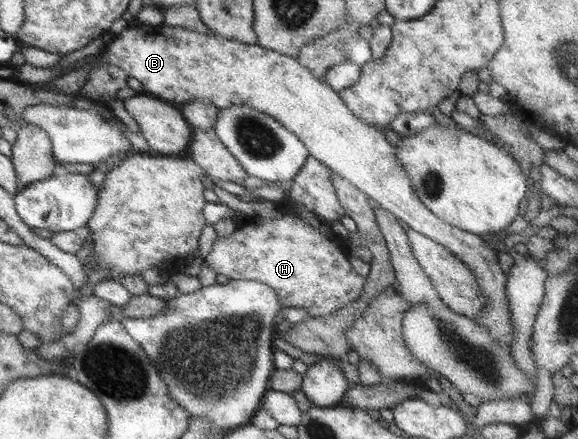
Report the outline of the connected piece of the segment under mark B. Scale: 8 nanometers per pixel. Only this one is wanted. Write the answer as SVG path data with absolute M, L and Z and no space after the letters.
M138 22L136 26L128 27L123 33L112 37L111 42L105 45L101 59L83 64L68 75L47 84L22 83L22 86L33 91L48 90L75 96L85 86L85 79L91 70L103 63L122 69L127 78L137 79L143 84L145 94L177 107L197 100L208 101L219 110L233 105L248 105L276 119L301 140L310 156L346 179L371 200L377 201L402 224L444 245L468 265L478 279L481 295L488 301L480 317L472 320L510 350L512 321L509 298L505 294L508 276L497 264L498 252L487 246L482 236L449 225L429 211L418 199L410 175L397 161L397 151L385 138L384 132L355 117L339 93L326 82L316 79L294 58L215 34L201 35L181 27L163 24L153 27Z

